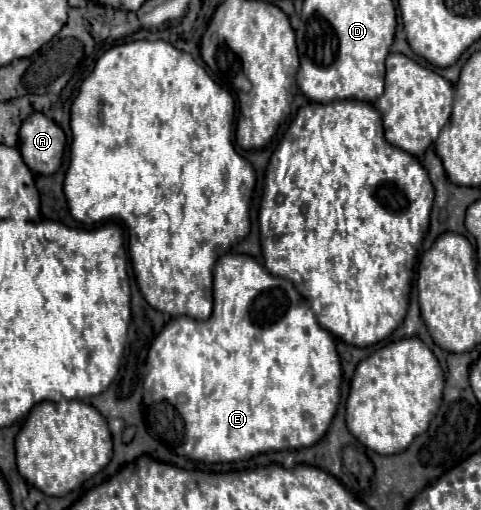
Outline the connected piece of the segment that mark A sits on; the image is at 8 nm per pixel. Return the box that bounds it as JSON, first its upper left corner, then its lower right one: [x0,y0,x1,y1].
[20,113,66,175]

